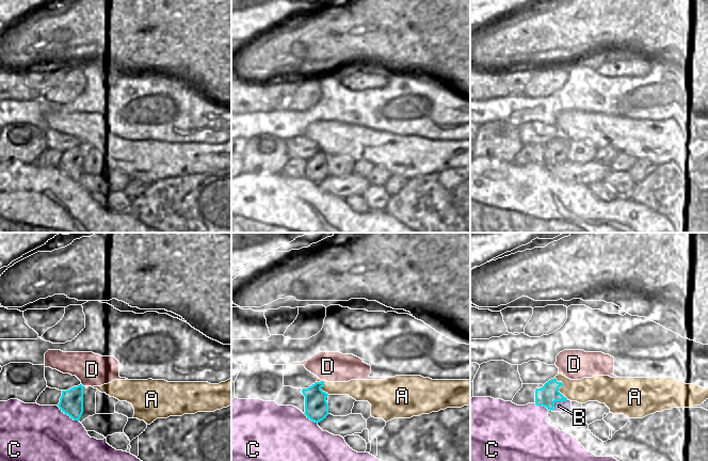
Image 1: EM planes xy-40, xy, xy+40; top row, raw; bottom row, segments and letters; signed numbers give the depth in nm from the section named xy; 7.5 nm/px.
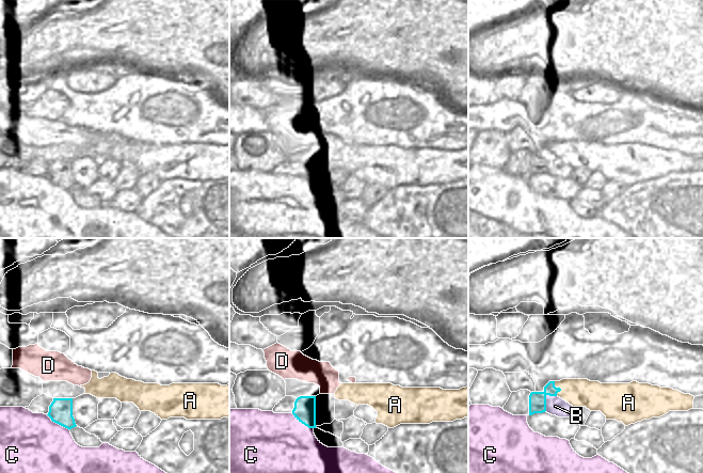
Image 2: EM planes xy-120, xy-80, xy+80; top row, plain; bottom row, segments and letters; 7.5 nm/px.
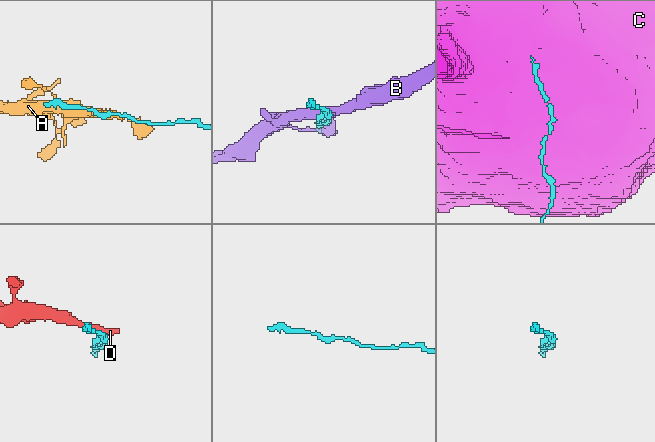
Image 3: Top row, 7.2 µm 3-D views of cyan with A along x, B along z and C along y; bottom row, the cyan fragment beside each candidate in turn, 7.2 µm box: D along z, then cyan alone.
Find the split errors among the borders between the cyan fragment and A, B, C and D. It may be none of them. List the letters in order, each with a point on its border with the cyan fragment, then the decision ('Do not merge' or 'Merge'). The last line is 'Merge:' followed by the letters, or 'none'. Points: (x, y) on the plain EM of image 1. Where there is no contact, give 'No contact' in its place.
A: Touches cyan at xy+40 (559, 147). Do not merge
B: Touches cyan at xy+40 (557, 161). Do not merge
C: Touches cyan at xy-40 (67, 175). Do not merge
D: No contact. Do not merge
Merge: none.

